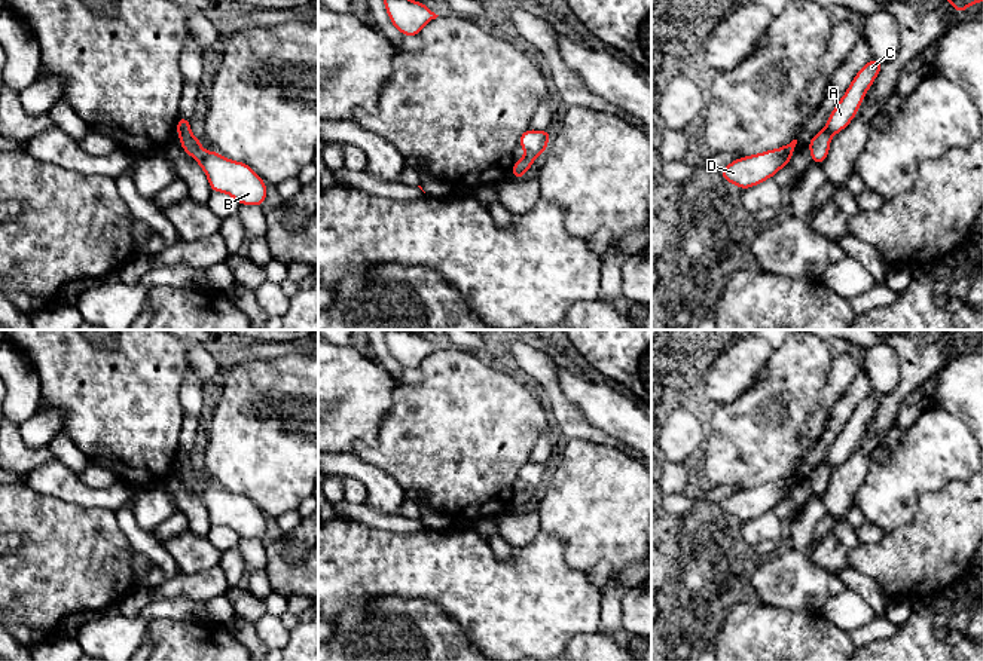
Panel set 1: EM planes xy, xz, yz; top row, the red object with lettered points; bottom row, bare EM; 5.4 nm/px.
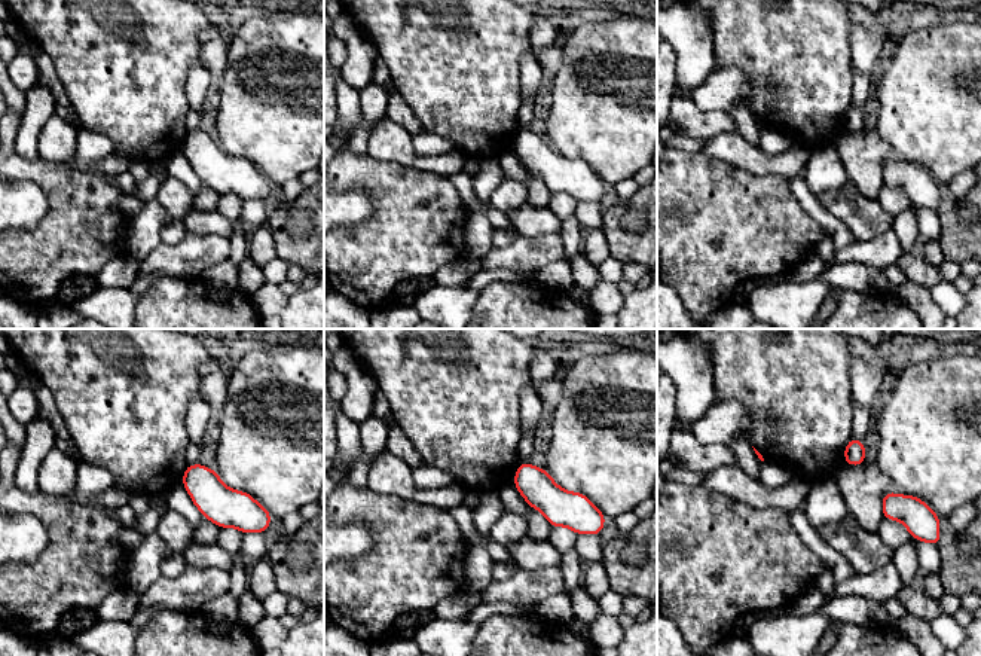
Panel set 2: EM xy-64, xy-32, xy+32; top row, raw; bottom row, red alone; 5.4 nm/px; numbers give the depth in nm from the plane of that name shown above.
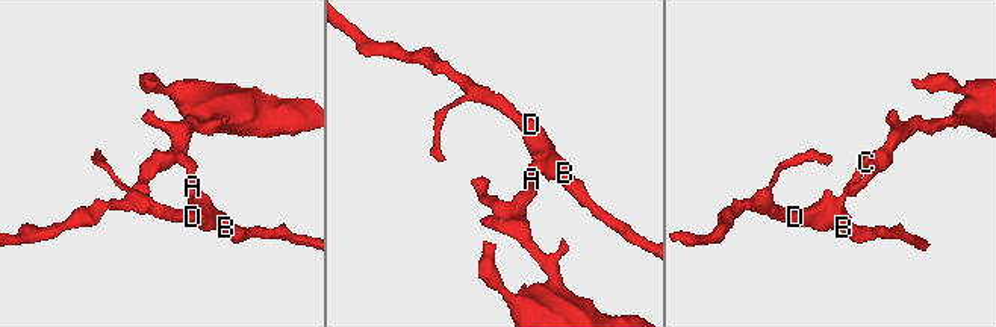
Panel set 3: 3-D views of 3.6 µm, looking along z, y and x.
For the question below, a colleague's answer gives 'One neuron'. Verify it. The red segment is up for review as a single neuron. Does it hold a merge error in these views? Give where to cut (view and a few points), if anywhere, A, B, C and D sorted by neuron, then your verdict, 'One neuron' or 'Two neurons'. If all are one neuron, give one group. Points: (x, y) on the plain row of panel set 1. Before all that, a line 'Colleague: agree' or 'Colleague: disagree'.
Colleague: disagree
Split along xy (189, 465), (179, 468). Groups: A C / B D. Two neurons

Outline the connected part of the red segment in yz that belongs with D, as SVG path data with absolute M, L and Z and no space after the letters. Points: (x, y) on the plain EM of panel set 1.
M793 472L776 483L736 492L718 505L726 514L736 517L741 523L757 518L766 511L773 511L782 499L791 495L796 477L797 472Z

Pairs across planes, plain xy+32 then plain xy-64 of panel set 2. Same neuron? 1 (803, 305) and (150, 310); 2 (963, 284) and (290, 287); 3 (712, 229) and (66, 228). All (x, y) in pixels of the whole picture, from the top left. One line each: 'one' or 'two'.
1: two
2: one
3: one

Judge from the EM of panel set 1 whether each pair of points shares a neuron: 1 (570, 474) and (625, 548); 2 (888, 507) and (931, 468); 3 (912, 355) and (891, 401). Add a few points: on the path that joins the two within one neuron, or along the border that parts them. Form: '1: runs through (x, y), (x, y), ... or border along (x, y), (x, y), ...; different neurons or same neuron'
1: runs through (588, 492), (625, 531); same neuron
2: runs through (898, 496), (921, 474); same neuron
3: runs through (913, 367), (913, 376), (903, 391); same neuron

